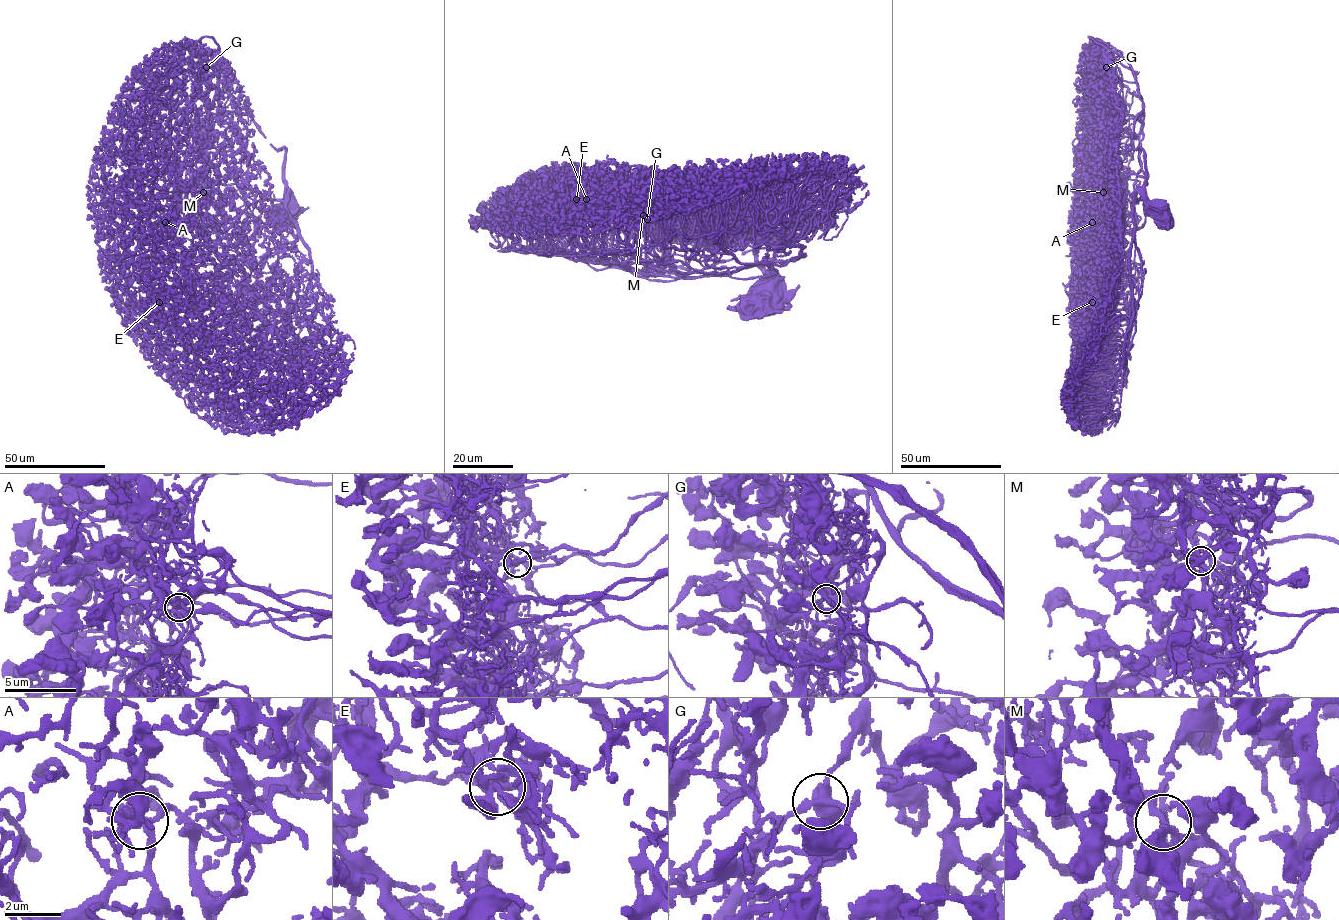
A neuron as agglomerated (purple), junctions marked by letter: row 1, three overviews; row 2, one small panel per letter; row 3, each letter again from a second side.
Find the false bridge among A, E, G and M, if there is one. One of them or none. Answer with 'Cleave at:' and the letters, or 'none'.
Cleave at: none

